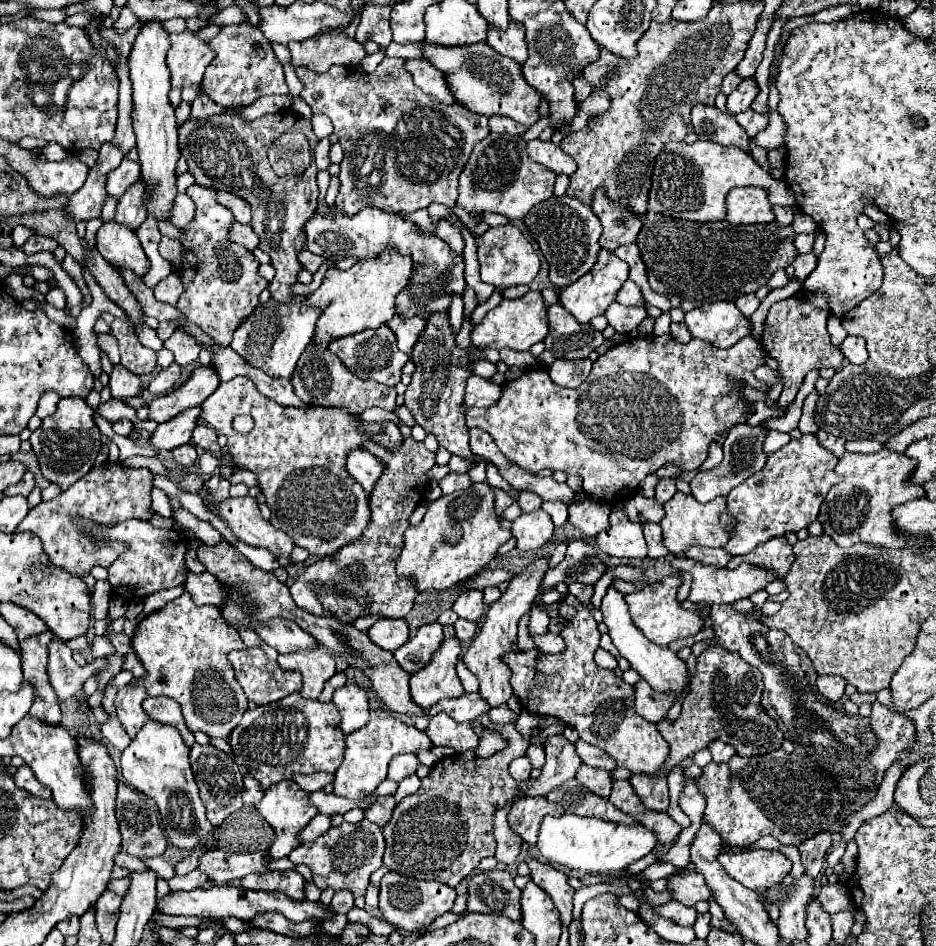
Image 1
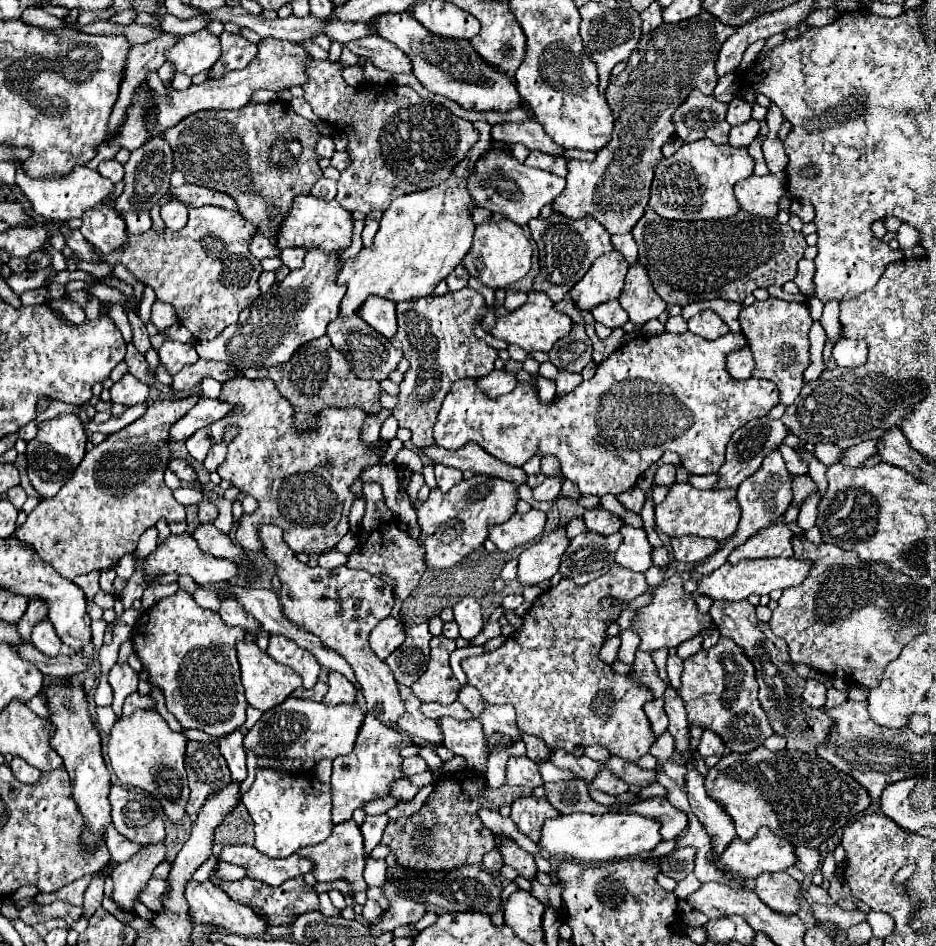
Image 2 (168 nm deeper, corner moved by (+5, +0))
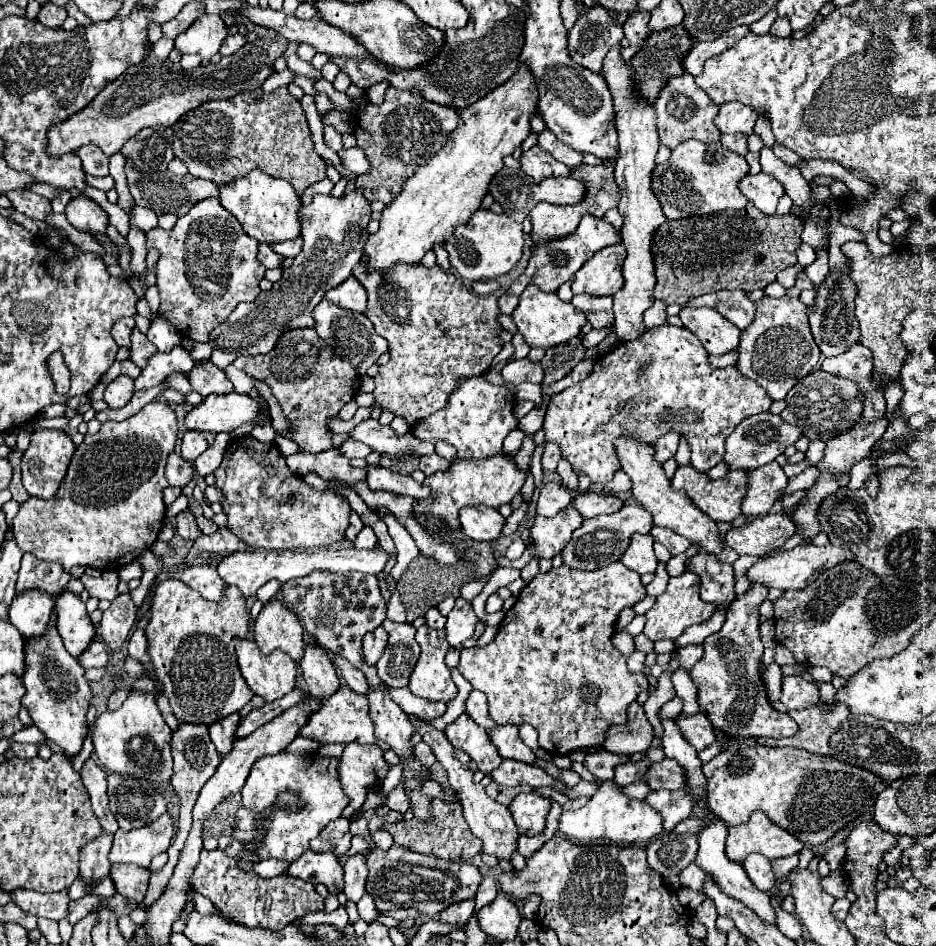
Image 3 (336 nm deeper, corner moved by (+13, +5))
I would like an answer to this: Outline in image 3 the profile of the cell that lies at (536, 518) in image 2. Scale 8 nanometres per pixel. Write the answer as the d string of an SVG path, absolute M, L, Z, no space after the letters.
M465 507L459 513L463 533L473 541L493 541L499 539L505 517L491 507Z

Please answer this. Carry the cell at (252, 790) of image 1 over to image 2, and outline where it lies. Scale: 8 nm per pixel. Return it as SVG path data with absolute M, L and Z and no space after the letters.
M235 730L219 740L219 750L223 758L227 760L227 766L231 770L233 780L243 782L247 778L247 766L245 766L245 748L243 748L243 732Z

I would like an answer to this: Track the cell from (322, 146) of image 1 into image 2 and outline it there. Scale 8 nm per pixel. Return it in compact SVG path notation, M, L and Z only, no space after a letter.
M323 136L321 140L319 140L319 144L317 144L317 154L321 156L321 158L331 158L333 154L335 154L335 144L333 144L333 138L331 136Z

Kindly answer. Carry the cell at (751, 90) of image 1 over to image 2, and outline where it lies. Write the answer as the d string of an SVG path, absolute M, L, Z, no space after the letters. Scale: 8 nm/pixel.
M731 100L727 110L727 122L731 126L737 126L737 124L745 124L747 120L751 120L751 104L745 100Z

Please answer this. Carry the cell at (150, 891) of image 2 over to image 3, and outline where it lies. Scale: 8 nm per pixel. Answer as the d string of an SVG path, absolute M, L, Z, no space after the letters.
M113 865L111 879L115 881L117 893L143 903L149 887L149 869L141 869L137 865Z

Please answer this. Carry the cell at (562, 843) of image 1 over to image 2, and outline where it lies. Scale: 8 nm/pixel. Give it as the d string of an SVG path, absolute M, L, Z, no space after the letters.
M609 812L597 816L569 814L545 822L539 846L553 856L573 858L579 862L607 862L615 858L621 860L621 858L631 858L653 850L663 840L659 828L661 822L639 814L627 814L627 812Z

